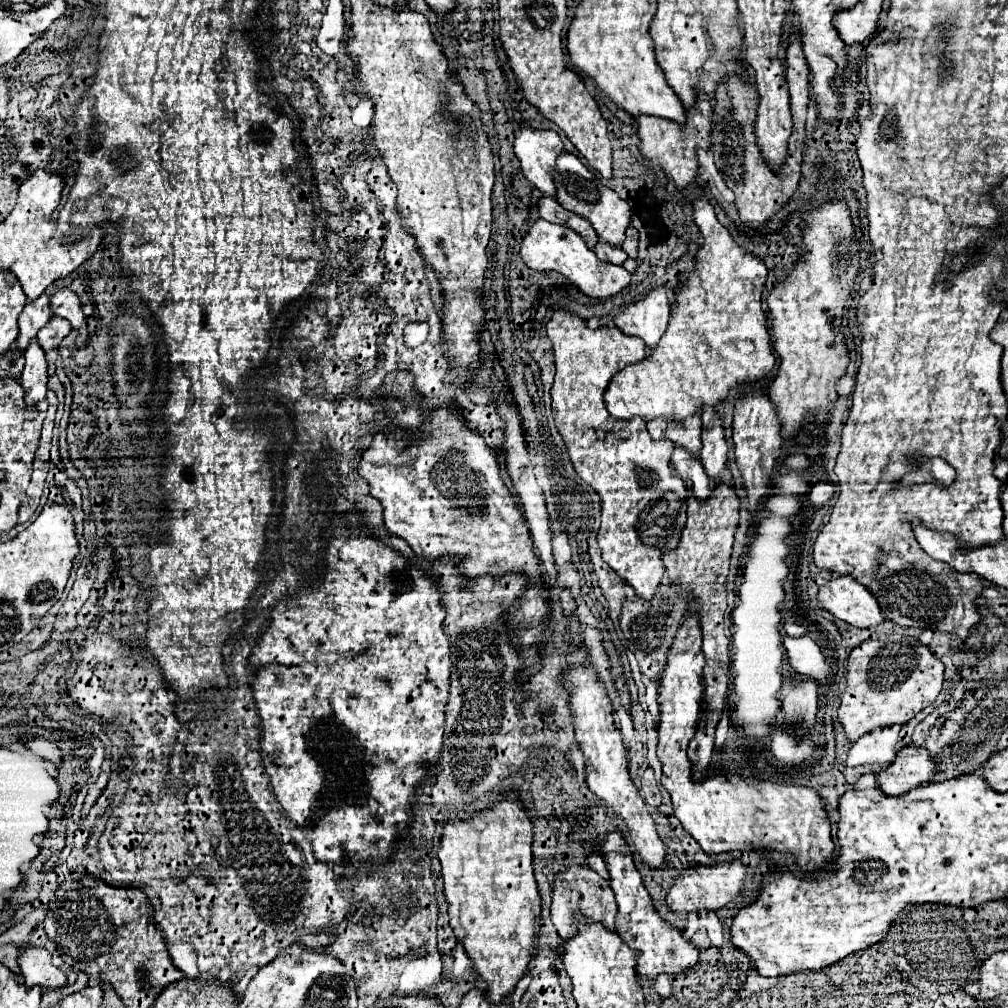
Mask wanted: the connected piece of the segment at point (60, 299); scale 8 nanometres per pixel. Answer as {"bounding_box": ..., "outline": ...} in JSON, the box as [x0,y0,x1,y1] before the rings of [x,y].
{"bounding_box":[52,288,84,328],"outline":[[[62,288],[52,296],[52,312],[56,316],[66,318],[72,324],[72,328],[78,328],[82,324],[82,320],[84,320],[80,300],[70,288]]]}

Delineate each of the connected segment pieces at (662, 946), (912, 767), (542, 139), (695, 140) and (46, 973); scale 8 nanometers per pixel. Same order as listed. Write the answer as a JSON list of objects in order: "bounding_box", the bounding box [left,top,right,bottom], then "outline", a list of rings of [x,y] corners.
[{"bounding_box":[602,830,698,978],"outline":[[[618,830],[610,832],[602,842],[602,858],[606,862],[606,868],[610,872],[610,888],[616,896],[618,914],[616,914],[616,932],[622,936],[622,940],[632,946],[636,954],[636,970],[640,976],[656,978],[658,974],[680,974],[684,970],[690,970],[698,962],[698,948],[682,938],[680,930],[666,920],[658,916],[658,912],[652,906],[652,898],[648,890],[642,884],[640,872],[634,866],[632,852],[628,844],[624,842],[622,834]]]},{"bounding_box":[876,746,936,796],"outline":[[[906,746],[898,750],[896,760],[876,772],[878,788],[888,796],[900,796],[910,792],[912,788],[918,788],[920,784],[928,782],[936,772],[936,764],[932,762],[928,750]]]},{"bounding_box":[514,128,562,196],"outline":[[[520,128],[514,132],[514,154],[520,160],[524,176],[550,196],[556,196],[552,174],[562,150],[562,140],[554,130]]]},{"bounding_box":[638,92,712,188],"outline":[[[698,92],[698,98],[694,102],[692,108],[686,110],[686,122],[678,124],[666,118],[658,118],[658,116],[640,116],[638,124],[640,124],[640,152],[644,158],[654,160],[672,180],[678,188],[688,186],[698,172],[698,158],[696,158],[696,148],[710,148],[710,112],[712,112],[712,104],[710,104],[710,96],[706,96],[704,92]]]},{"bounding_box":[18,946,66,988],"outline":[[[20,946],[18,966],[26,980],[26,986],[42,986],[50,982],[50,988],[60,988],[66,984],[66,976],[60,968],[52,964],[52,956],[42,946]]]}]

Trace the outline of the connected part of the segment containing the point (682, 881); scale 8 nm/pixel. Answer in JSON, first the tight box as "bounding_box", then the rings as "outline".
{"bounding_box":[666,858,746,914],"outline":[[[738,858],[716,866],[694,866],[694,868],[682,870],[666,894],[666,904],[670,906],[672,912],[686,912],[686,914],[702,912],[702,910],[716,912],[738,896],[744,876],[746,876],[746,868]]]}

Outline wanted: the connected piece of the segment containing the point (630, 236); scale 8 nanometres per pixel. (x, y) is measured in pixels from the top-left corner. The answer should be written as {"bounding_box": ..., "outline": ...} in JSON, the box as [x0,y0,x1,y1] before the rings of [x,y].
{"bounding_box":[622,226,638,258],"outline":[[[628,226],[628,230],[626,230],[626,240],[624,240],[624,244],[622,244],[622,250],[624,250],[630,258],[636,258],[636,254],[638,254],[638,232],[636,232],[634,226]]]}

